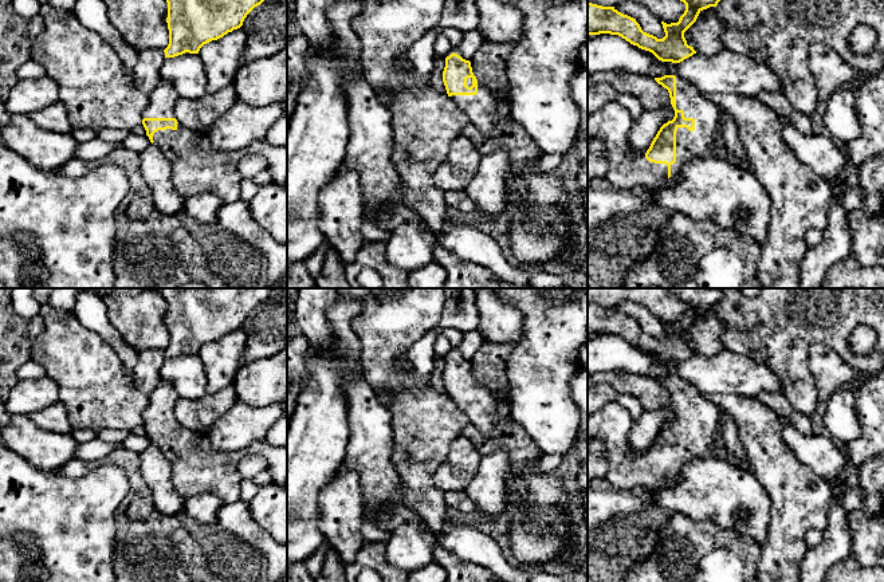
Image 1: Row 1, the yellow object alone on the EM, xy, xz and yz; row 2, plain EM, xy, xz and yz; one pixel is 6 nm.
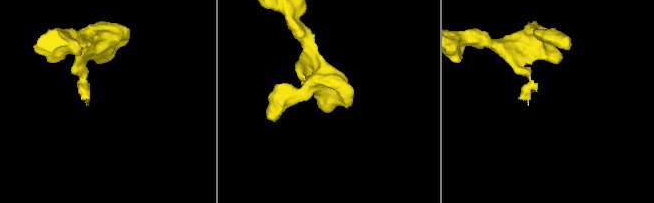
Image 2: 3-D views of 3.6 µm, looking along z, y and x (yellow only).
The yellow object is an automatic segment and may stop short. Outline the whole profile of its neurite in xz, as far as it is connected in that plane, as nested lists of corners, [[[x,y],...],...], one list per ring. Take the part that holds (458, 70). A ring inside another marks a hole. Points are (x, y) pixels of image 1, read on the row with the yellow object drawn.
[[[457,54],[445,58],[443,82],[448,97],[465,113],[469,125],[491,137],[495,125],[510,115],[510,105],[499,103],[472,72],[471,62]]]

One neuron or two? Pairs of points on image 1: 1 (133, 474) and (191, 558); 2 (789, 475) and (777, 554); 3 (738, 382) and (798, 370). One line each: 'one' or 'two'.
1: one
2: one
3: two

